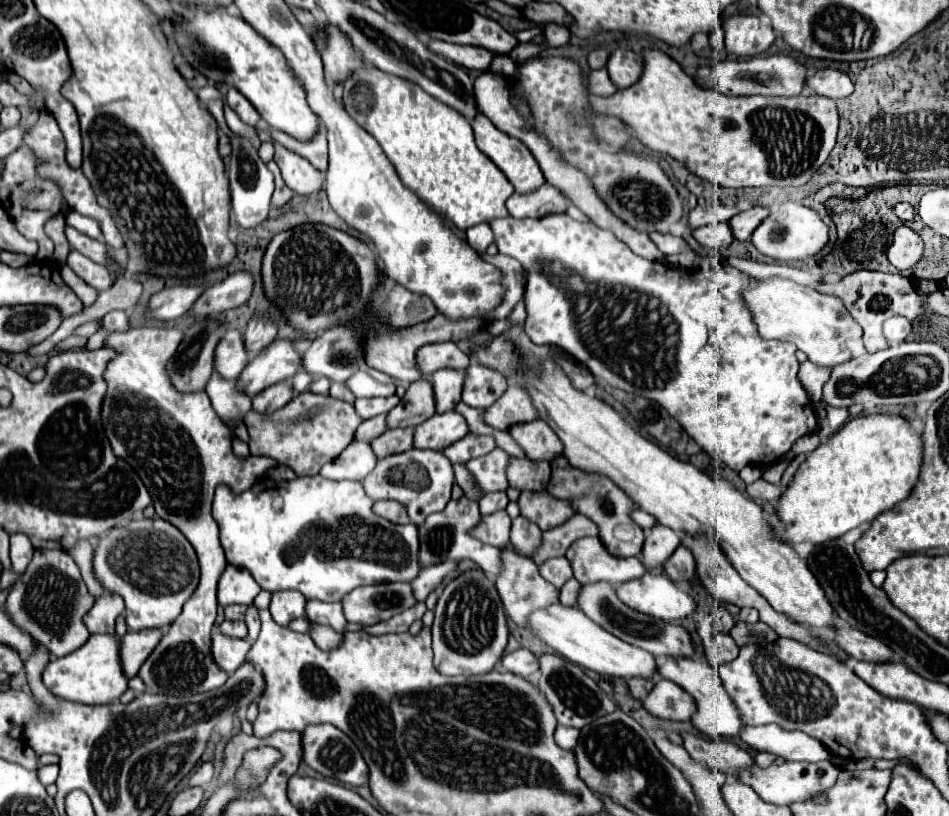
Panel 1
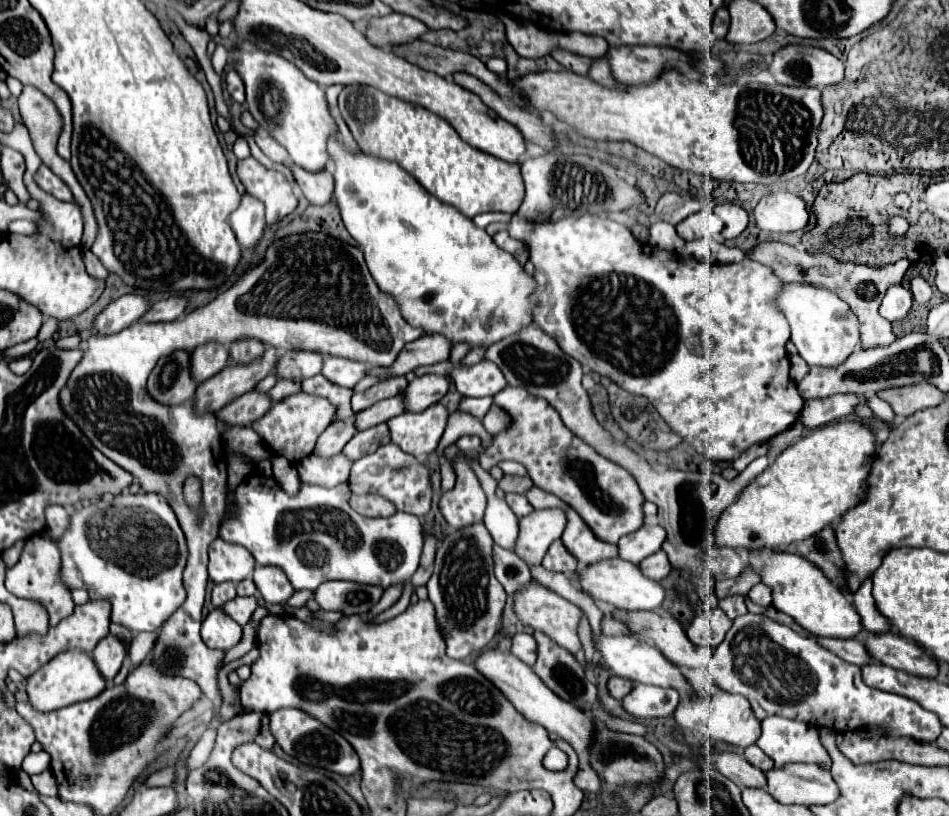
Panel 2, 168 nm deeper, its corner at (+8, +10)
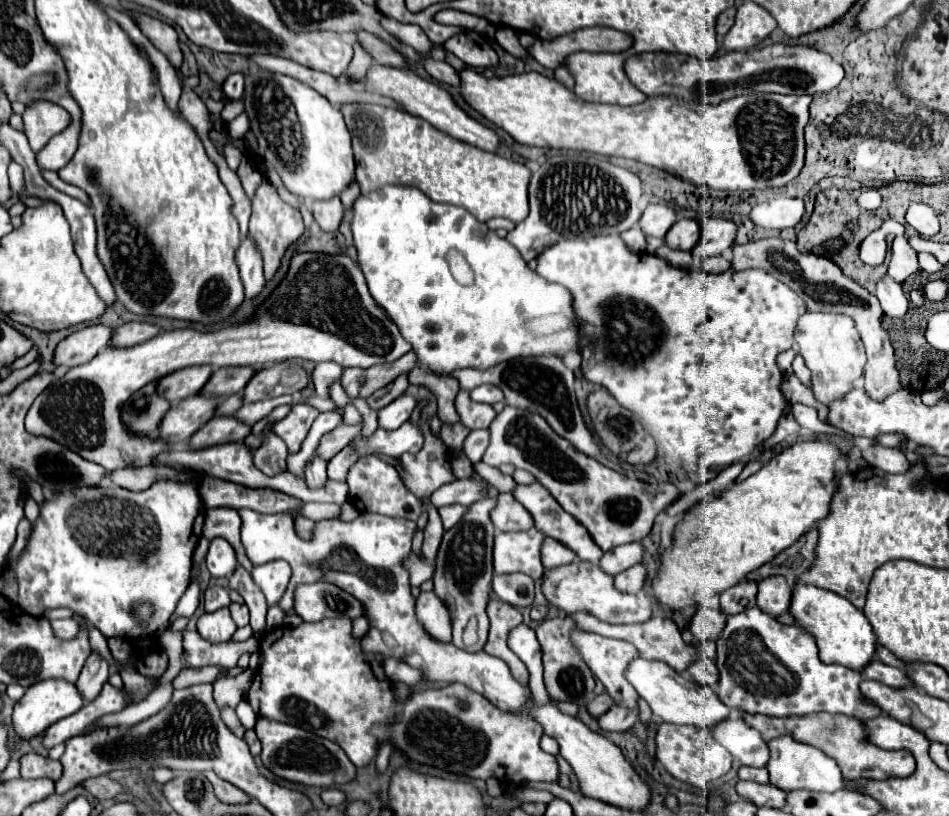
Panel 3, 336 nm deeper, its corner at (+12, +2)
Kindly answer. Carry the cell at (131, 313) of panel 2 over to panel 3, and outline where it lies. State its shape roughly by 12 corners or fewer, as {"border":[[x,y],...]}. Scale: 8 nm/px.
{"border":[[85,326],[55,350],[57,366],[79,366],[109,346],[113,328]]}

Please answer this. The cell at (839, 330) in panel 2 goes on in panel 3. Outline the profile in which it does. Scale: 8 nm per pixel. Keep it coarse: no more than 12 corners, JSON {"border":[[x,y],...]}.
{"border":[[805,312],[795,344],[821,404],[863,376],[865,348],[845,314]]}

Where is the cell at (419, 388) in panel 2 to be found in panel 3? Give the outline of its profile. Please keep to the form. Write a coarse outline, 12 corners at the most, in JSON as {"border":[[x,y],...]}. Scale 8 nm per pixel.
{"border":[[399,396],[379,410],[379,426],[399,428],[409,420],[415,396]]}

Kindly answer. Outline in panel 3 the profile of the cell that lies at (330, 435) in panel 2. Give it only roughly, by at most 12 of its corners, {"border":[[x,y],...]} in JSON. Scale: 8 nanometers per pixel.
{"border":[[319,454],[305,466],[305,480],[319,488],[327,480],[327,460]]}

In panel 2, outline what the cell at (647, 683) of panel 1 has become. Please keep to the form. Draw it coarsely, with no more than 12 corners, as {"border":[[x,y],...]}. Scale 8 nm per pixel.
{"border":[[611,676],[607,690],[615,700],[623,700],[633,684],[619,676]]}

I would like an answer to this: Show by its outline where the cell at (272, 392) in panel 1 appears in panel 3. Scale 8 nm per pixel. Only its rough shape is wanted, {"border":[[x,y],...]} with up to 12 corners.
{"border":[[217,414],[189,440],[191,448],[243,442],[251,426]]}

